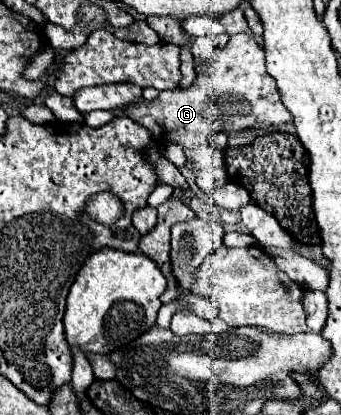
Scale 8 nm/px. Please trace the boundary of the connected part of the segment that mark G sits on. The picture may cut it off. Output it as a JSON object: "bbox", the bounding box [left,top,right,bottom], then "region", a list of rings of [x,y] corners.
{"bbox":[125,31,291,149],"region":[[[251,31],[245,33],[237,33],[231,35],[225,49],[215,55],[207,63],[203,63],[203,73],[199,73],[193,81],[193,85],[189,89],[173,89],[173,91],[161,91],[159,97],[155,101],[139,101],[135,105],[129,105],[125,109],[125,115],[129,119],[133,119],[135,123],[147,127],[157,145],[163,145],[167,141],[179,143],[183,149],[187,147],[197,147],[201,143],[209,143],[209,137],[217,131],[223,133],[231,133],[231,131],[239,131],[239,129],[247,129],[247,127],[273,127],[273,125],[281,125],[285,121],[291,121],[291,113],[287,111],[287,107],[281,101],[277,83],[271,79],[271,75],[265,69],[265,51],[259,39],[255,39],[255,35]]]}

